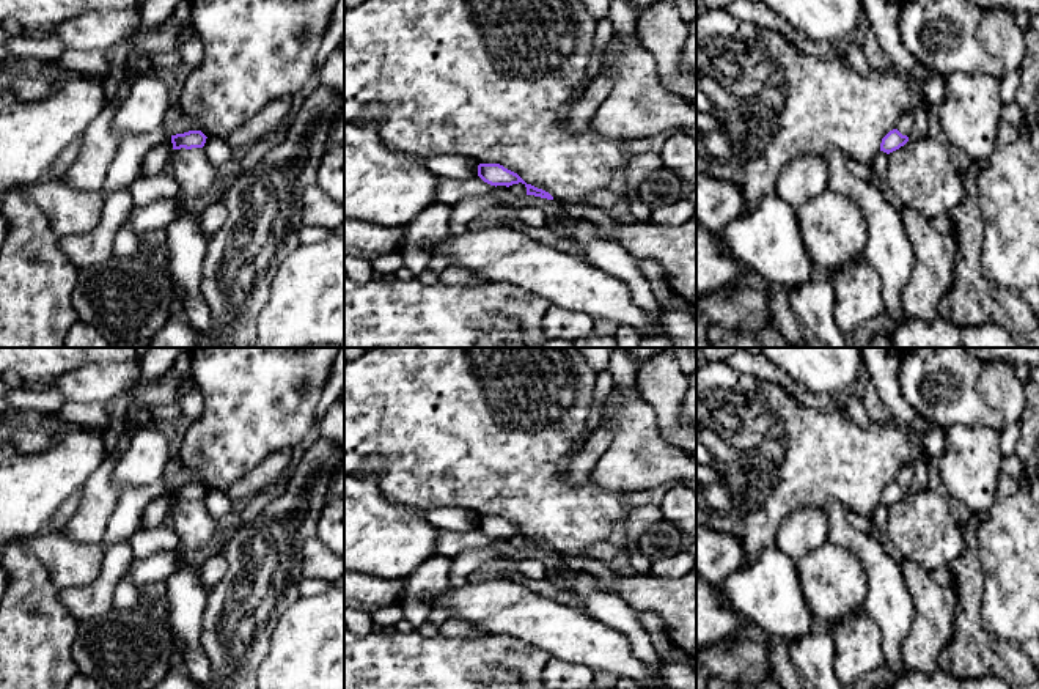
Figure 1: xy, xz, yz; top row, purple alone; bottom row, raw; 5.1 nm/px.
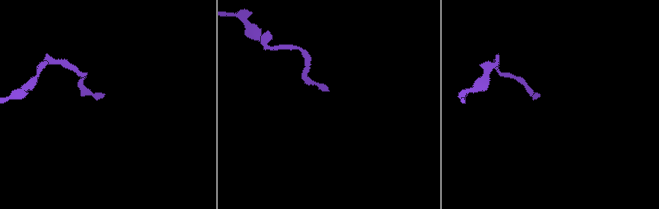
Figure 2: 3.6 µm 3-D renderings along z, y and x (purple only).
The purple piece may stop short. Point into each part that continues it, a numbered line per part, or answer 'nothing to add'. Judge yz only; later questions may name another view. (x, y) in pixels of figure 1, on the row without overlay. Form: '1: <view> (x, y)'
nothing to add

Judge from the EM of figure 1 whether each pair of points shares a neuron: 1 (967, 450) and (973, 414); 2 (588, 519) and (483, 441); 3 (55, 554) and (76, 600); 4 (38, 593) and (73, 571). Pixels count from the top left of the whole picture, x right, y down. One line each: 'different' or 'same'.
1: different
2: same
3: different
4: different

